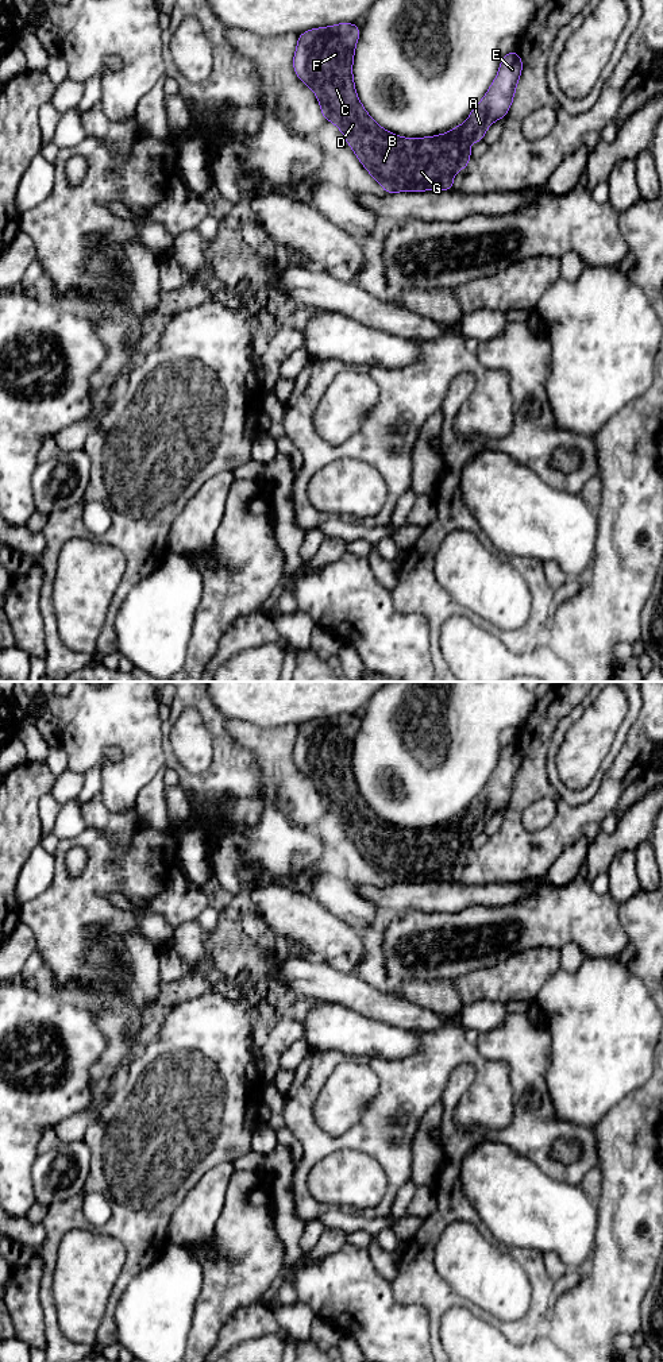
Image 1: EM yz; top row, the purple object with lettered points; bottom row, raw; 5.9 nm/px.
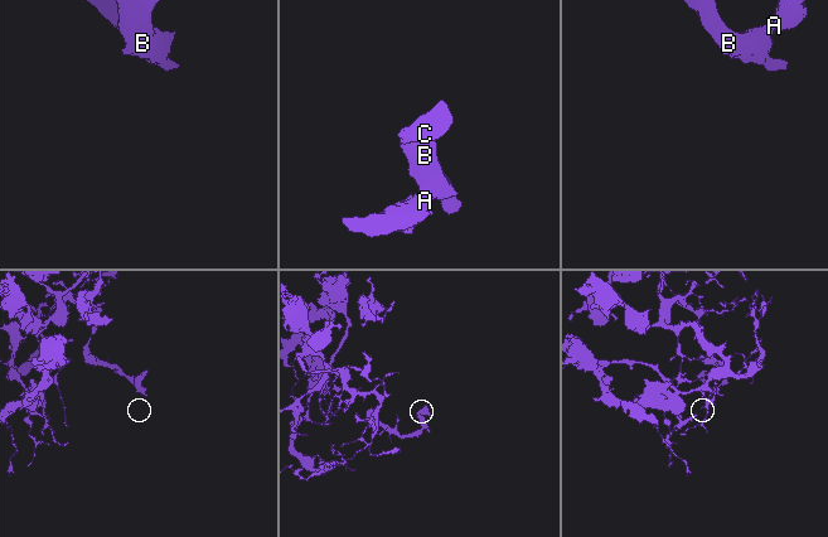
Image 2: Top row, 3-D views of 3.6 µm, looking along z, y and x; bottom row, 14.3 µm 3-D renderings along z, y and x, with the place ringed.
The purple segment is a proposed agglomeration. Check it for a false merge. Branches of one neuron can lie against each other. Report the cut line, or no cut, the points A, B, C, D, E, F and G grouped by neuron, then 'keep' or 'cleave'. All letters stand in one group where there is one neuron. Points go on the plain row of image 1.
cut none; groups A B C D E F G; keep

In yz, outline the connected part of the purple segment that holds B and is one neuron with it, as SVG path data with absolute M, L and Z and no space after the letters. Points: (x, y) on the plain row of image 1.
M339 714L328 718L312 719L300 725L297 740L293 746L293 761L297 765L297 769L313 782L319 791L323 809L334 814L342 822L347 836L355 844L359 853L383 879L386 886L397 883L425 883L433 880L454 881L452 871L455 864L466 860L470 854L471 838L467 836L467 830L470 829L474 836L482 833L487 818L497 810L505 810L512 798L516 778L523 763L523 751L520 745L512 742L502 746L497 768L482 791L473 799L465 815L459 815L446 825L413 830L402 829L386 822L361 795L352 768L354 745L359 726L361 719L356 714Z

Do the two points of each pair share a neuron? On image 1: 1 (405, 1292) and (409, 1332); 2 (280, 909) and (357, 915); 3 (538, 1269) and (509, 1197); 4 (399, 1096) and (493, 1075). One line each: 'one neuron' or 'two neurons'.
1: two neurons
2: two neurons
3: two neurons
4: one neuron

